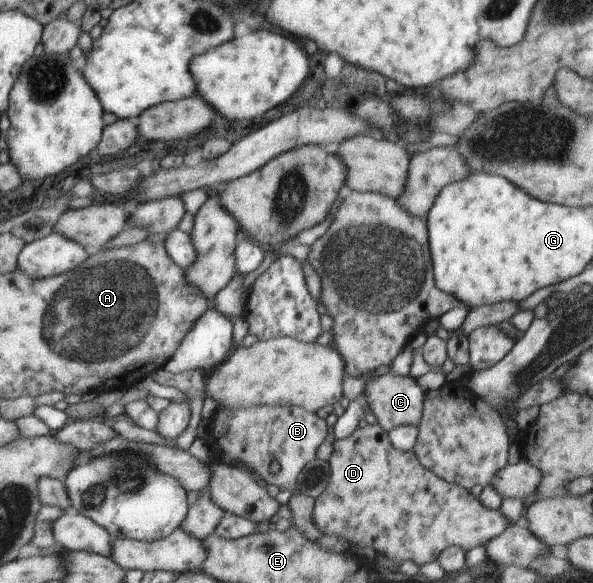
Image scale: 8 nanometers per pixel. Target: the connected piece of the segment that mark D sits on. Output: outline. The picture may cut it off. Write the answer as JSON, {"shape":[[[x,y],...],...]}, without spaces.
{"shape":[[[363,423],[361,426],[354,430],[352,436],[348,438],[336,439],[332,446],[332,456],[328,460],[328,466],[330,466],[330,480],[328,486],[324,489],[324,492],[314,500],[314,508],[312,508],[312,522],[316,524],[316,528],[322,532],[322,534],[330,534],[343,538],[350,543],[350,548],[373,548],[377,554],[384,554],[394,566],[400,566],[404,561],[411,560],[417,566],[421,567],[423,564],[436,562],[438,556],[446,548],[462,548],[464,552],[468,552],[476,546],[486,545],[489,540],[492,540],[495,536],[499,536],[501,532],[504,532],[514,521],[502,514],[500,509],[490,510],[490,508],[484,508],[484,504],[480,504],[481,500],[478,497],[473,496],[469,490],[462,488],[457,484],[450,484],[447,480],[437,477],[435,472],[430,472],[425,469],[414,452],[400,451],[391,442],[387,432],[384,432],[380,426],[374,424]]]}

